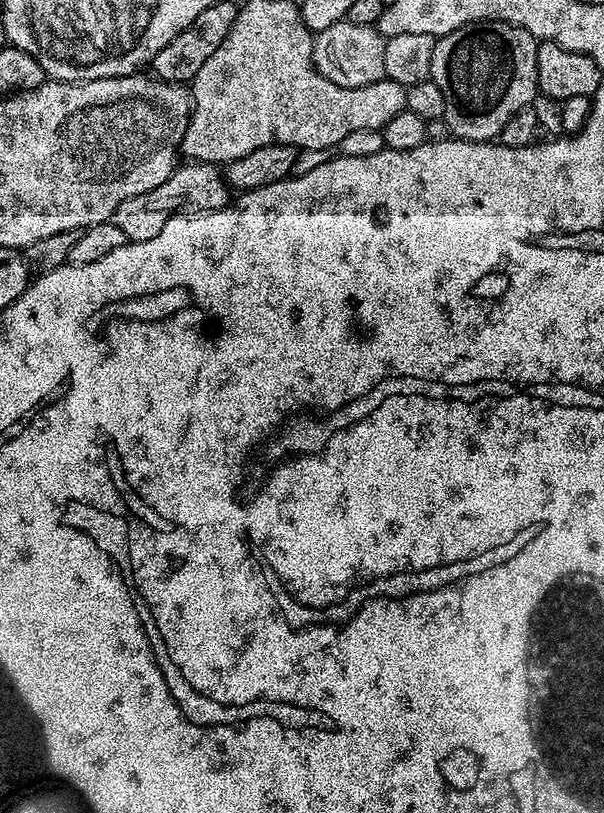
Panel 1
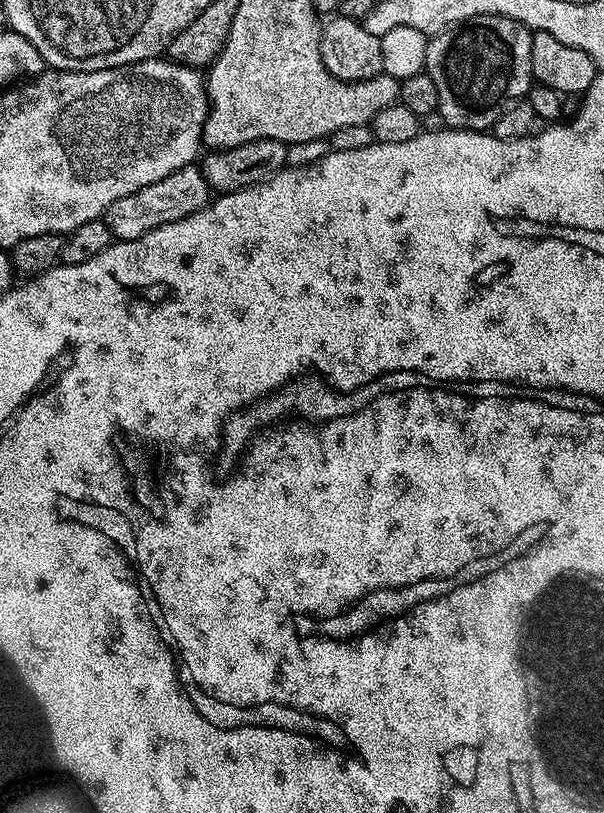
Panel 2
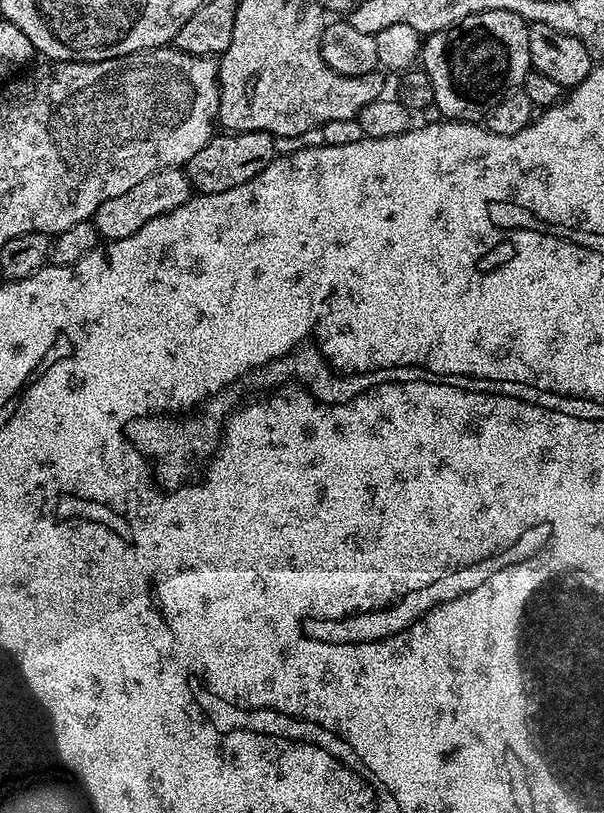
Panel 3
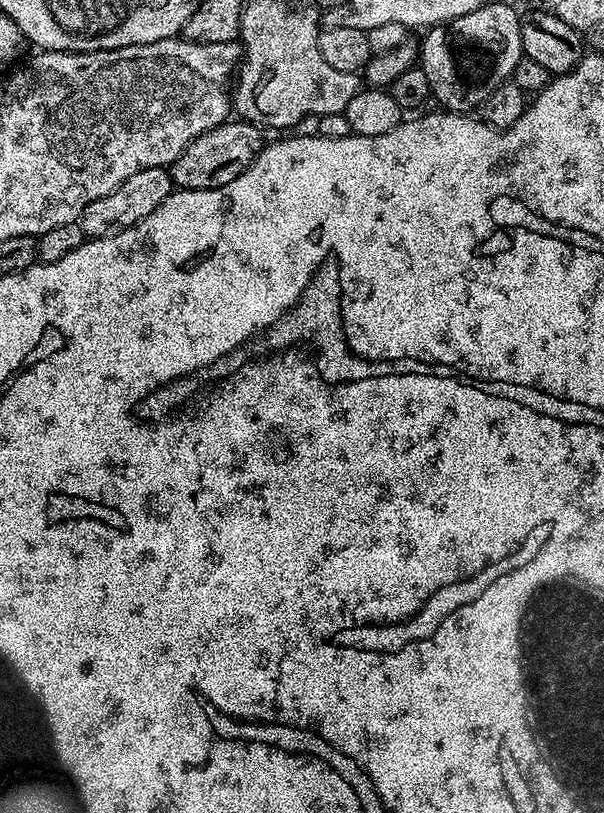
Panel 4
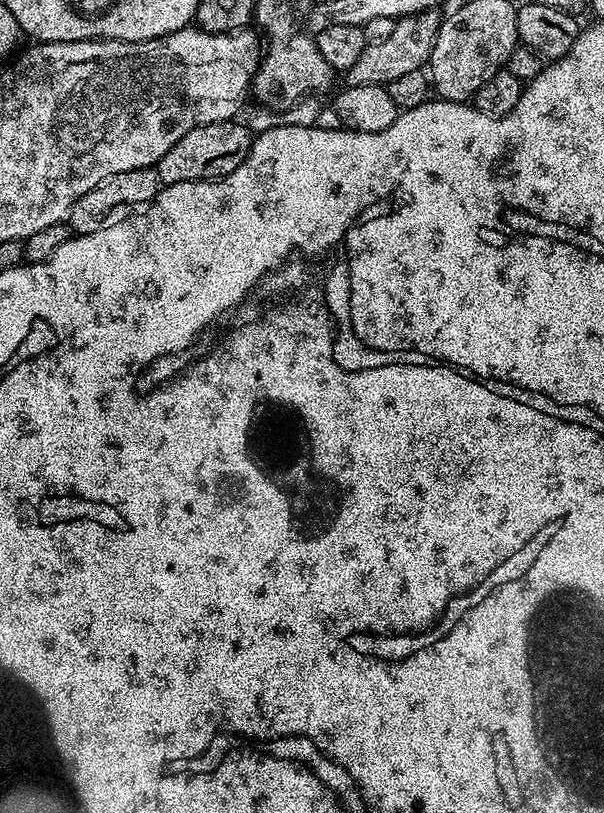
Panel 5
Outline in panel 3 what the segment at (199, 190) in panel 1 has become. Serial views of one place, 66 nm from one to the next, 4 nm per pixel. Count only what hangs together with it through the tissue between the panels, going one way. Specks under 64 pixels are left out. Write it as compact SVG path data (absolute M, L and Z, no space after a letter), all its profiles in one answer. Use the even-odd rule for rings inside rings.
M184 168L158 170L150 174L150 178L142 178L142 182L138 182L138 186L133 186L131 190L126 190L126 194L118 194L118 198L110 198L110 202L102 202L102 206L98 206L98 210L92 215L91 221L105 241L130 238L130 234L142 230L146 222L178 210L178 206L192 199L193 195L194 189Z

